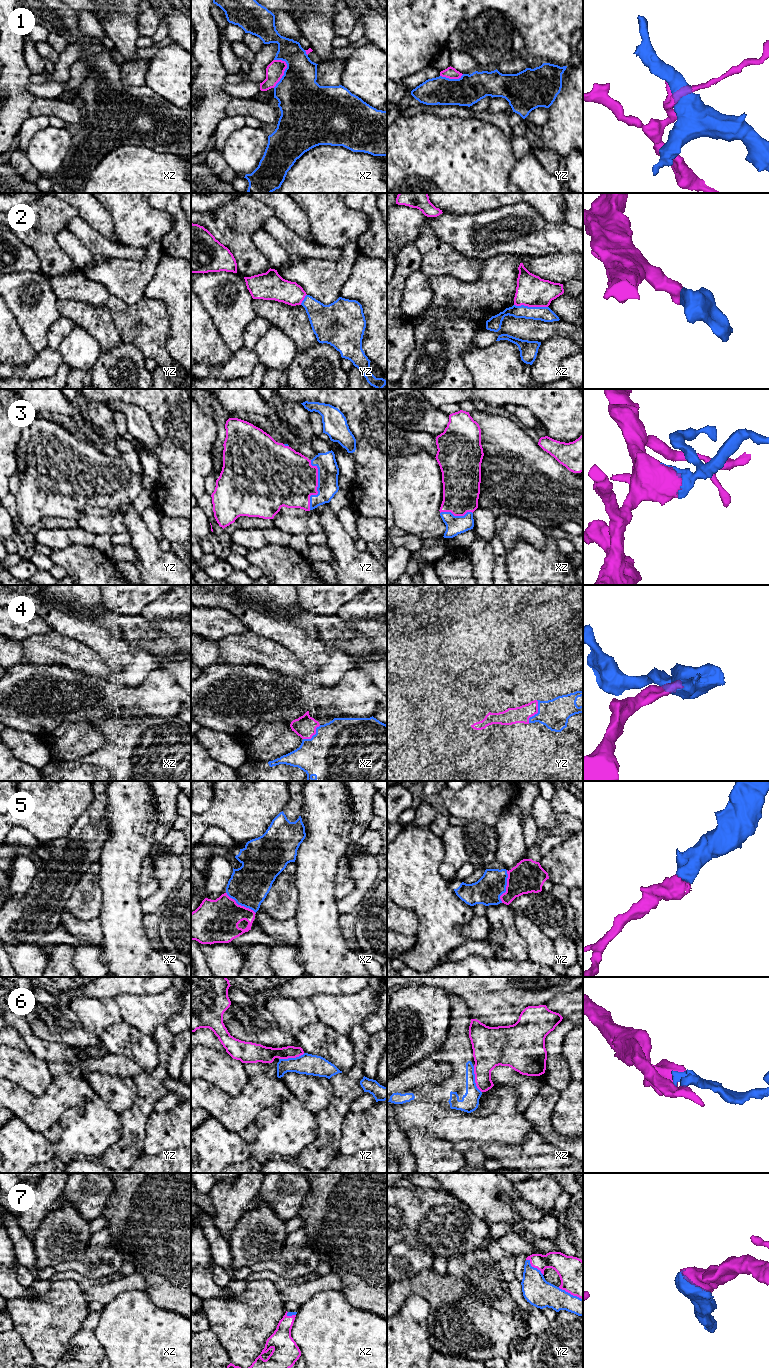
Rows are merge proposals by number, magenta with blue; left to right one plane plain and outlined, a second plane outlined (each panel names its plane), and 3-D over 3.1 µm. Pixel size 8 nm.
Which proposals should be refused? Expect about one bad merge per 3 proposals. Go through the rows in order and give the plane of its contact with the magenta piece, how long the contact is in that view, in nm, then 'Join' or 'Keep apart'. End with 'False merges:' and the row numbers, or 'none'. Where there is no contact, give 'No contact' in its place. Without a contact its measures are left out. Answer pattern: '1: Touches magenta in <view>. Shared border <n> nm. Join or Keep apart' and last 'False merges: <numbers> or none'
1: Touches magenta in xz. Shared border 240 nm. Keep apart
2: Touches magenta in xz. Shared border 280 nm. Keep apart
3: Touches magenta in yz. Shared border 400 nm. Join
4: Touches magenta in yz. Shared border 200 nm. Join
5: Touches magenta in yz. Shared border 260 nm. Join
6: Touches magenta in xz. Shared border 220 nm. Keep apart
7: Touches magenta in yz. Shared border 190 nm. Join
False merges: 1, 2, 6

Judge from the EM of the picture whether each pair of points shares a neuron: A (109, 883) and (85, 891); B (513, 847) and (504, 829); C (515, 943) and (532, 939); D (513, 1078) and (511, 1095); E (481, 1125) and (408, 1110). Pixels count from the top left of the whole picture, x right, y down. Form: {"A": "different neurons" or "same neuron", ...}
{"A": "different neurons", "B": "same neuron", "C": "different neurons", "D": "different neurons", "E": "same neuron"}

